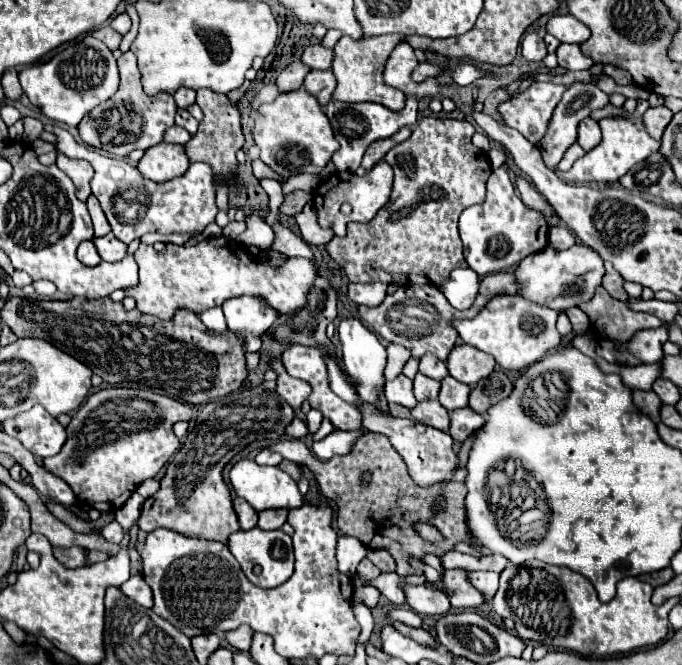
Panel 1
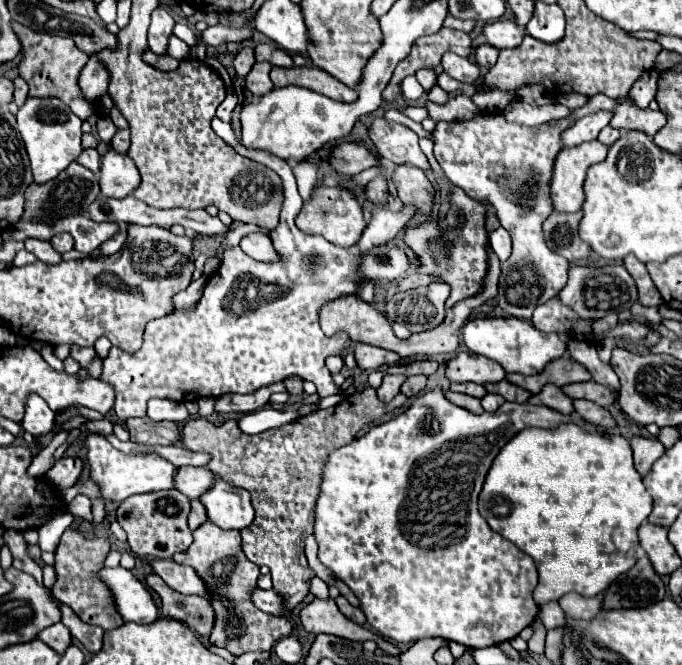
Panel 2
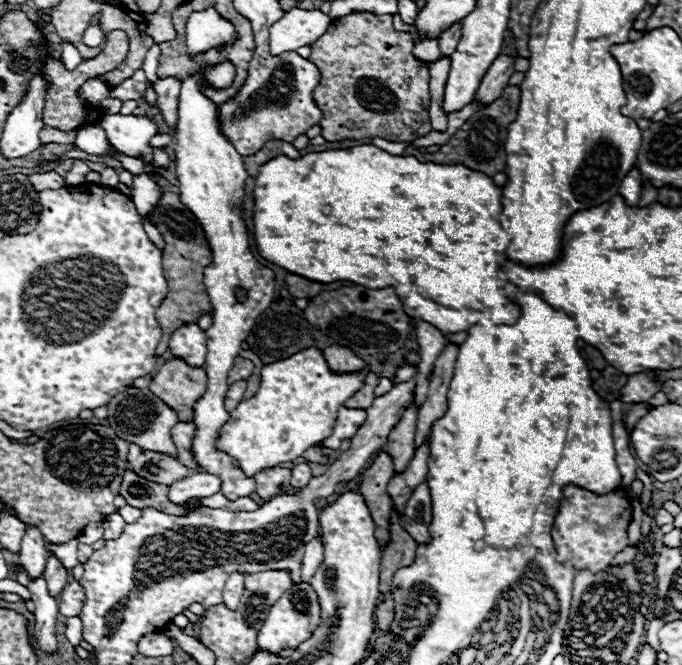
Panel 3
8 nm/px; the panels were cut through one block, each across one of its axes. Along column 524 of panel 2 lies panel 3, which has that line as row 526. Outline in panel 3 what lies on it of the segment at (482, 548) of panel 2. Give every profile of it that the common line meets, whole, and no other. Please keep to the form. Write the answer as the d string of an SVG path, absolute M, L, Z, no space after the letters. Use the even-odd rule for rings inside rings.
M420 484L406 508L404 508L404 518L402 518L402 526L404 530L418 542L428 542L430 540L430 532L428 532L428 524L432 522L432 498L430 498L430 490L426 484ZM566 486L564 502L560 504L560 516L556 516L552 528L552 540L556 544L560 562L572 564L576 570L590 568L598 572L606 568L612 558L628 546L628 524L632 518L632 506L624 492L610 492L606 496L596 496L582 488Z

